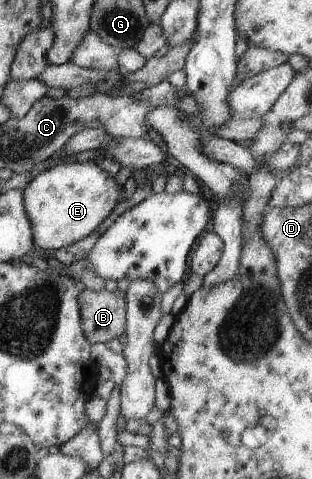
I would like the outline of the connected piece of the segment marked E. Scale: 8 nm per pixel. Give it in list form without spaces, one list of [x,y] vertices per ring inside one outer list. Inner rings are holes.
[[[64,161],[40,172],[22,189],[35,247],[59,252],[84,239],[112,213],[120,202],[122,189],[115,177],[111,177],[94,161]]]

